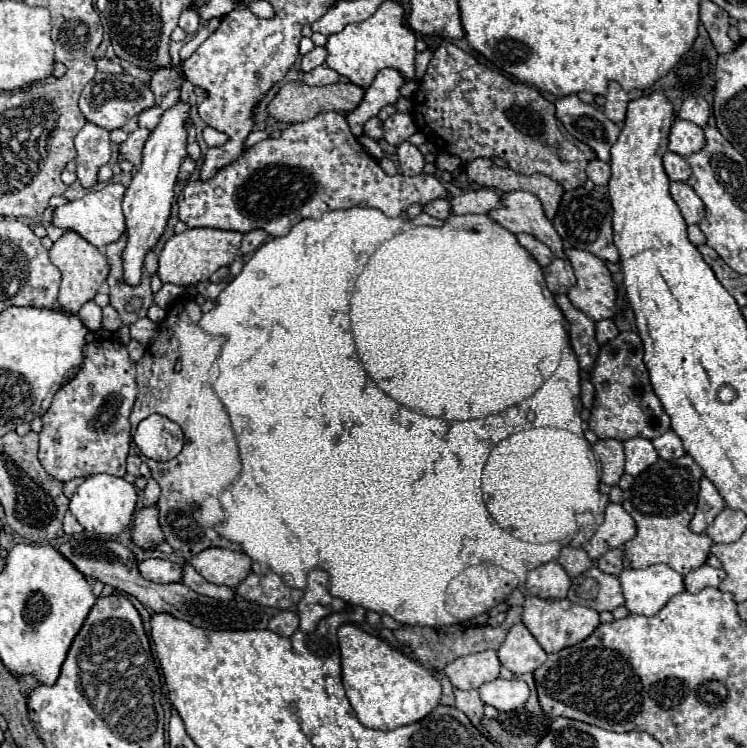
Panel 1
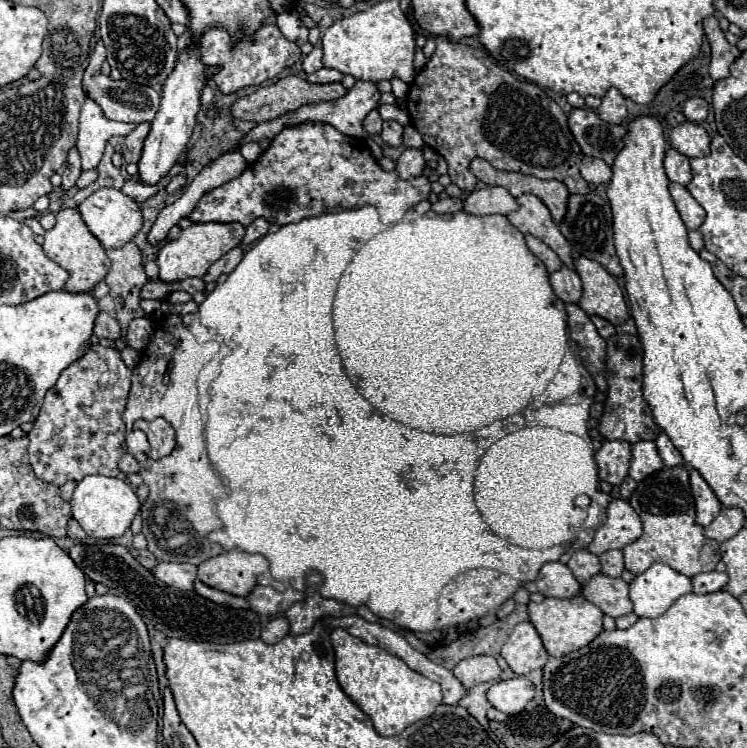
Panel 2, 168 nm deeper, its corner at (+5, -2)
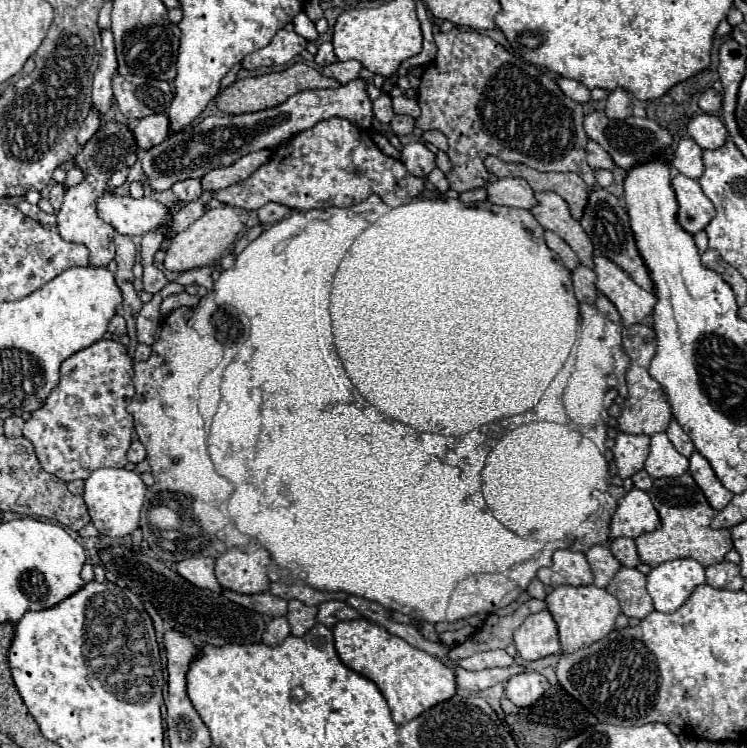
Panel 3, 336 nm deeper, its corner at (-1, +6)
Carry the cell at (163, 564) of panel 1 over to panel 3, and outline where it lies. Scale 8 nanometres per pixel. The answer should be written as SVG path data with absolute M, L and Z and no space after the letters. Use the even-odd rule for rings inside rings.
M188 557L176 563L178 575L182 575L186 581L194 583L196 587L202 589L212 589L220 591L220 583L214 577L214 559L210 557Z

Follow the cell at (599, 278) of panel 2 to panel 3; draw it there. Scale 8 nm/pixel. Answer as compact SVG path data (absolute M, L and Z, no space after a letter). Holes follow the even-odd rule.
M594 257L594 273L596 289L616 305L624 325L640 323L646 315L652 313L656 297L650 291L638 287L616 263L606 257Z

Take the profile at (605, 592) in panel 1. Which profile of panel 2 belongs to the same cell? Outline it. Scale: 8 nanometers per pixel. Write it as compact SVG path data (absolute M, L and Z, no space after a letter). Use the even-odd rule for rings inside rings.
M602 573L594 575L588 585L582 587L582 595L614 619L634 611L628 595L628 583L624 579L614 579Z

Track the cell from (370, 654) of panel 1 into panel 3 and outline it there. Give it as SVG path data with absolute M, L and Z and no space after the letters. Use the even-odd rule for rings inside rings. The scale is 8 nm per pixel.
M366 619L340 621L334 627L334 639L342 663L378 685L380 693L388 701L392 721L396 725L412 721L426 709L450 699L456 693L454 673L446 663L442 663L438 657L428 655L426 651L412 647L376 623L370 623Z

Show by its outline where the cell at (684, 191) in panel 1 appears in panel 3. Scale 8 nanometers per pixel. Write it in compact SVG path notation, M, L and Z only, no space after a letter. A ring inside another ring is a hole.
M678 173L672 177L672 187L676 193L678 207L680 207L678 209L680 225L690 233L704 229L714 219L716 209L712 201L700 189L700 183L696 179L690 179Z

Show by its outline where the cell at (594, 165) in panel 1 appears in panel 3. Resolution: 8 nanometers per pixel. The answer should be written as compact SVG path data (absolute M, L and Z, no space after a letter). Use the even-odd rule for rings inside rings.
M588 141L586 153L588 153L586 161L588 161L588 165L590 165L594 171L598 171L598 169L608 169L608 171L612 171L612 169L616 167L614 161L612 161L612 157L610 157L596 141Z

